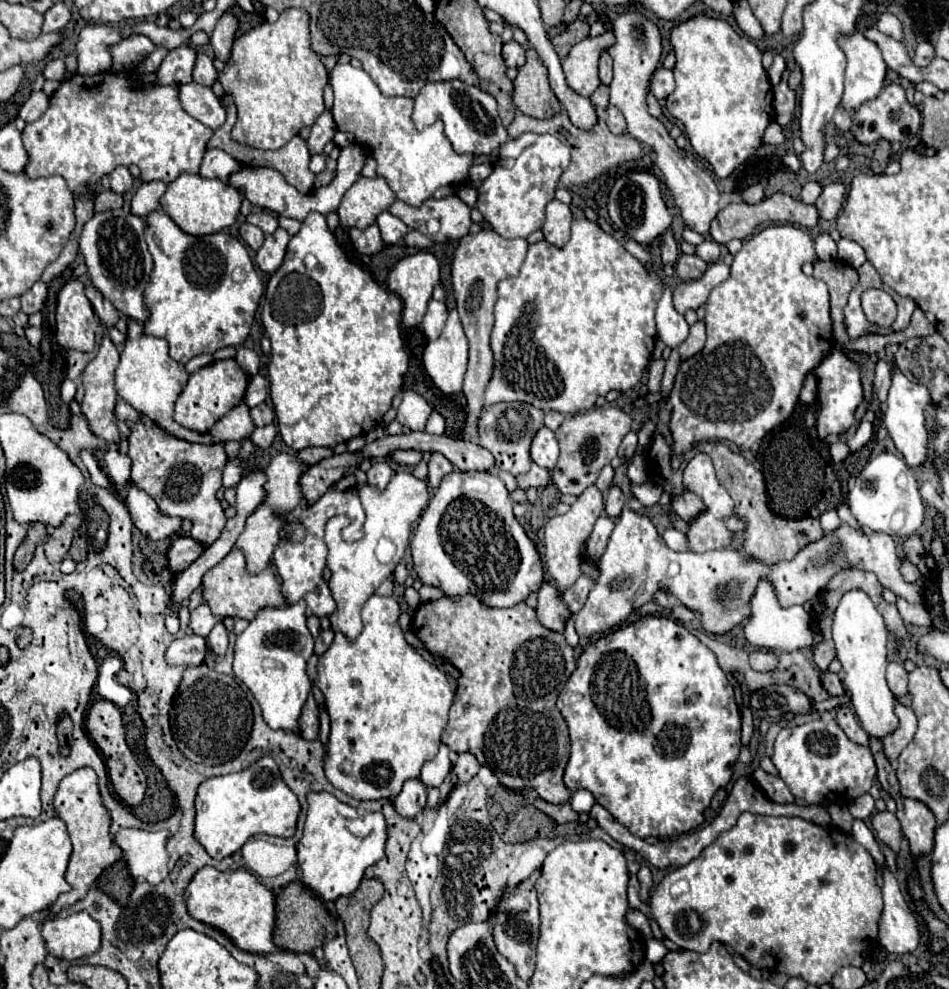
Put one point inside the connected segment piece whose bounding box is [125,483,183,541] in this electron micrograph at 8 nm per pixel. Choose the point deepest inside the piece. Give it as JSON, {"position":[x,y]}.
{"position":[149,521]}

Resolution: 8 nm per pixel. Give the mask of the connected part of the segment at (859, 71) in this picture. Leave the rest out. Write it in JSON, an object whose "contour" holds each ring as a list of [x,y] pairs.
{"contour":[[[853,31],[851,35],[839,35],[837,37],[837,43],[839,47],[843,49],[845,57],[847,57],[847,71],[845,71],[845,93],[843,93],[843,99],[841,99],[841,107],[845,111],[857,111],[865,101],[871,101],[879,95],[881,87],[883,87],[883,81],[885,81],[885,71],[887,71],[887,65],[881,57],[881,51],[879,47],[869,41],[863,33],[859,31]]]}

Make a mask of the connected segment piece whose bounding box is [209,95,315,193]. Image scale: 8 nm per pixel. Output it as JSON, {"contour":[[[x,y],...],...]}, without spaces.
{"contour":[[[225,95],[225,105],[227,105],[227,121],[225,121],[223,127],[215,129],[215,133],[213,133],[211,141],[209,141],[209,147],[217,147],[217,149],[227,151],[231,157],[235,157],[245,167],[271,167],[271,169],[279,171],[285,177],[285,181],[289,185],[293,185],[299,193],[309,193],[313,189],[315,175],[309,171],[309,159],[311,159],[311,155],[309,155],[309,149],[307,149],[307,141],[303,137],[295,135],[285,147],[275,149],[275,151],[263,151],[263,149],[255,149],[255,147],[249,147],[249,145],[241,145],[237,141],[233,141],[233,137],[231,137],[231,129],[233,129],[235,121],[237,121],[237,111],[235,111],[233,101],[231,101],[229,95]]]}

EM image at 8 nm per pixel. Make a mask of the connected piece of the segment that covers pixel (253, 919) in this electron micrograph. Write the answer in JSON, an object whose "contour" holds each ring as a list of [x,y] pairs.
{"contour":[[[215,867],[199,869],[185,889],[185,903],[193,919],[223,929],[241,951],[263,955],[283,951],[273,943],[275,895],[265,885],[261,885],[247,869],[227,873],[217,871]]]}

